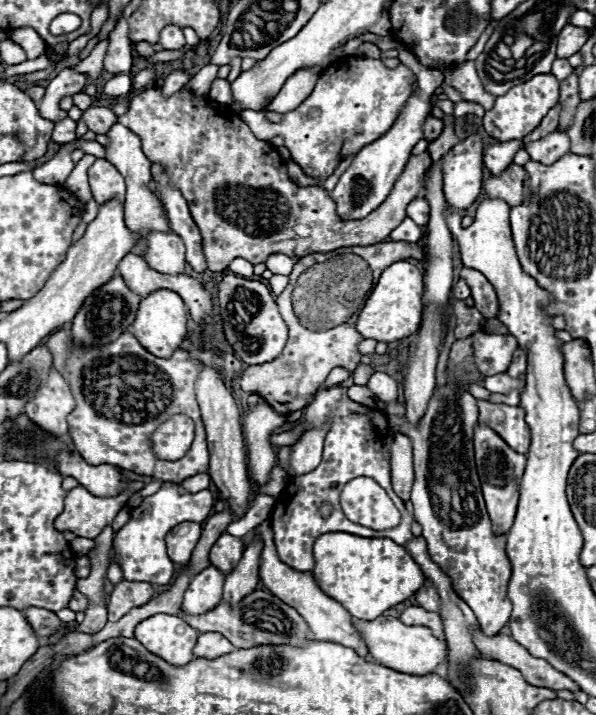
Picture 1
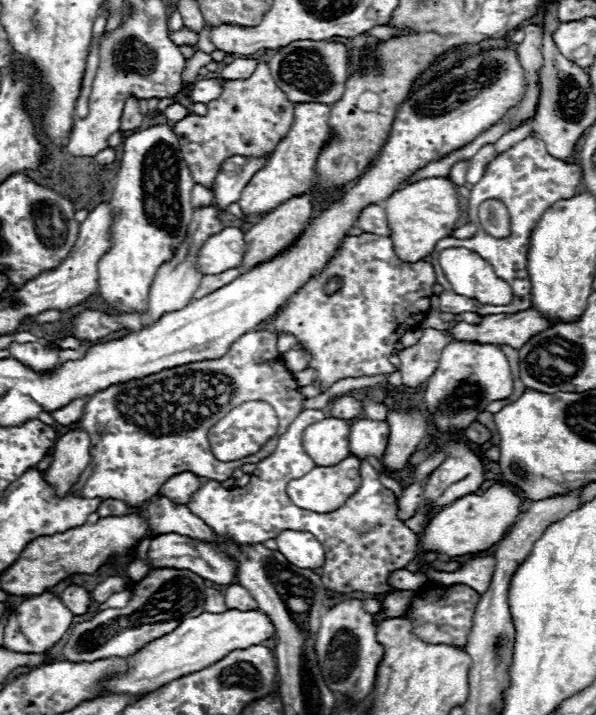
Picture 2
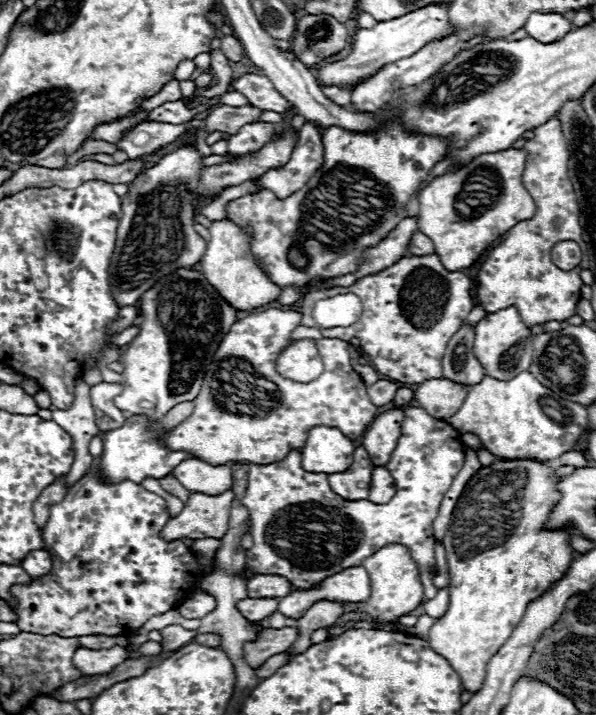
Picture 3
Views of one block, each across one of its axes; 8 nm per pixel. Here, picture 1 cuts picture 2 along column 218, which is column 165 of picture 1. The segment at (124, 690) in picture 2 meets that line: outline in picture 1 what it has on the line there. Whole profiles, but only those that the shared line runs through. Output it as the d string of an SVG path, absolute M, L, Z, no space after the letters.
M154 614L154 616L142 620L142 622L136 626L136 636L134 636L134 638L136 638L138 642L142 642L148 652L152 652L152 654L168 660L168 662L174 664L174 666L184 666L184 664L188 664L188 662L194 658L192 650L194 650L194 646L196 646L198 634L200 634L198 630L190 628L190 626L188 626L182 618L178 618L178 616L172 616L172 614Z

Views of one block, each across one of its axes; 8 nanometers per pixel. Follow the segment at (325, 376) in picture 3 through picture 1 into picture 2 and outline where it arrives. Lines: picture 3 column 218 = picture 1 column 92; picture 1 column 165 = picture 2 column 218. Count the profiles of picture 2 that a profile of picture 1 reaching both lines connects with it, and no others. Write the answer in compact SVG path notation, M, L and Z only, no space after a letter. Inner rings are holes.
M268 330L246 332L222 358L190 362L110 386L88 398L80 420L80 426L90 434L90 454L94 462L94 470L82 486L82 496L104 500L118 498L128 506L140 506L158 494L160 486L172 478L172 474L180 474L180 470L192 470L196 476L224 482L232 478L236 468L258 464L274 452L280 434L284 434L296 418L304 400L300 386L284 366L276 348L276 334ZM250 400L268 402L276 410L280 420L276 436L254 456L232 462L216 460L208 444L212 422L218 422L232 406Z

